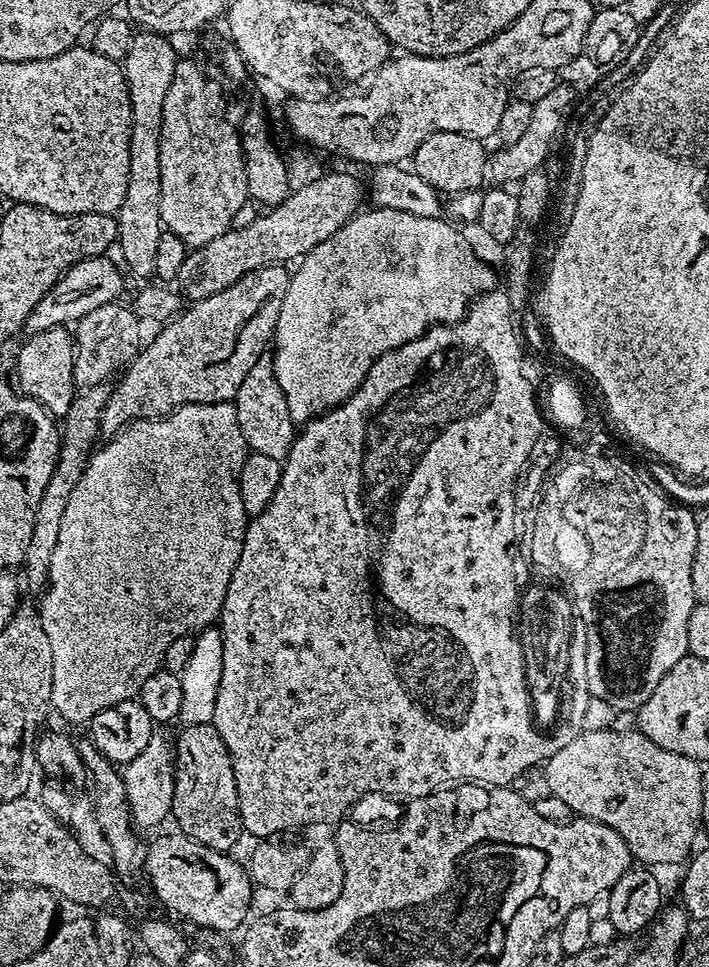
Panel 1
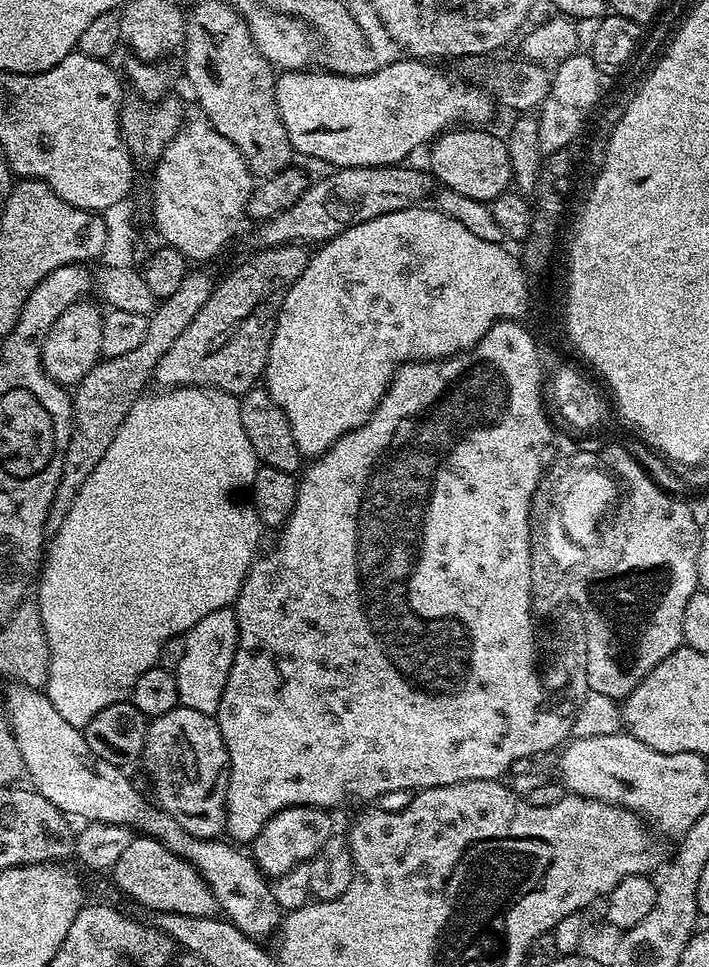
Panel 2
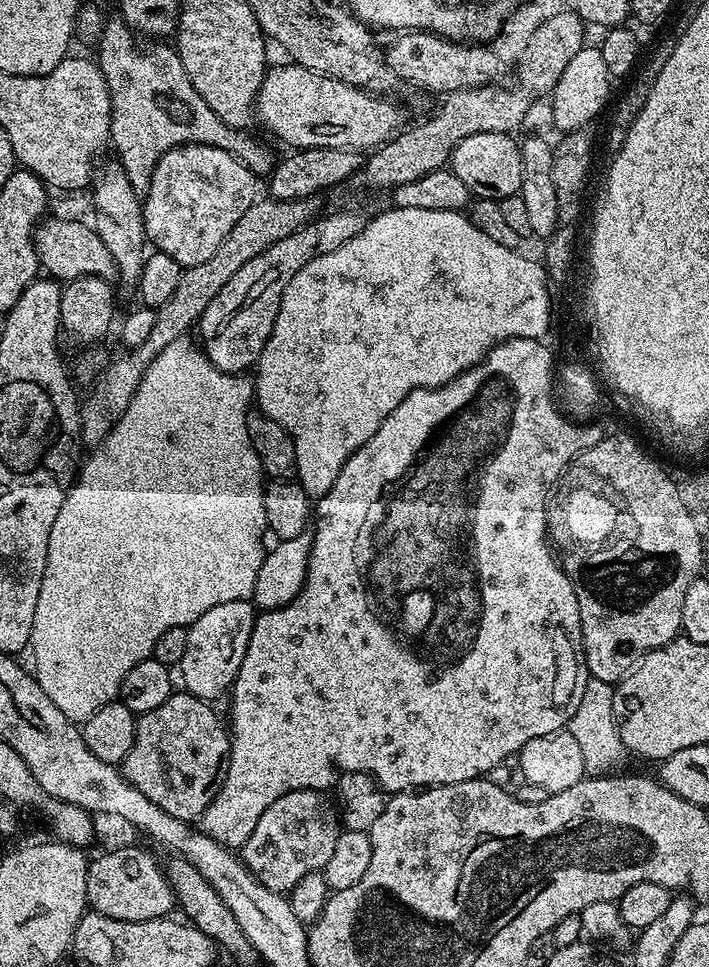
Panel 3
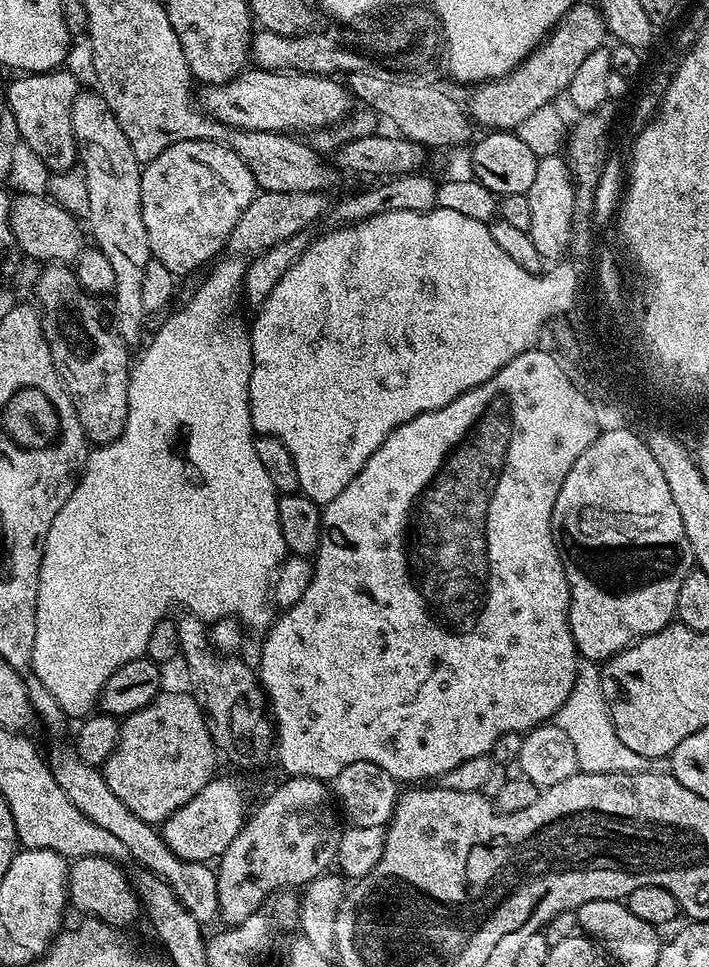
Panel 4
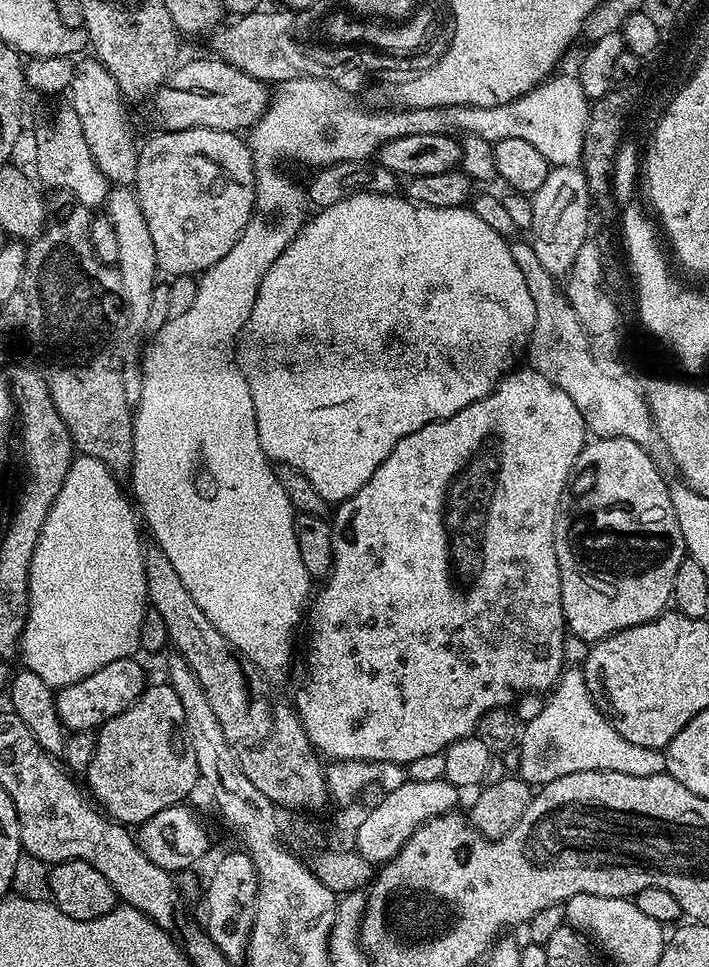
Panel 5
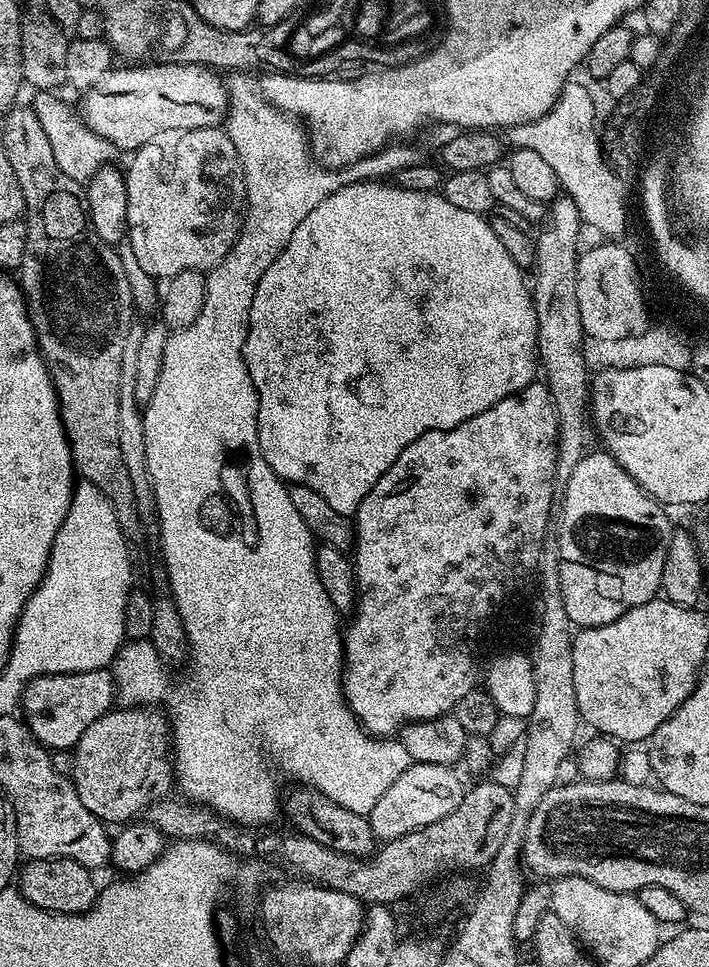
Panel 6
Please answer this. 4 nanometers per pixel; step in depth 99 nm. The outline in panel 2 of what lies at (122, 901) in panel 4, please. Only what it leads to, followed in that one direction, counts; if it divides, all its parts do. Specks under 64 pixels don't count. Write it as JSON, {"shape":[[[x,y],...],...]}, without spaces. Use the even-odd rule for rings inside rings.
{"shape":[[[137,835],[110,869],[110,875],[122,895],[129,896],[134,903],[141,904],[148,912],[177,912],[191,916],[217,915],[218,903],[202,874],[198,874],[193,864],[175,856],[153,836]]]}

